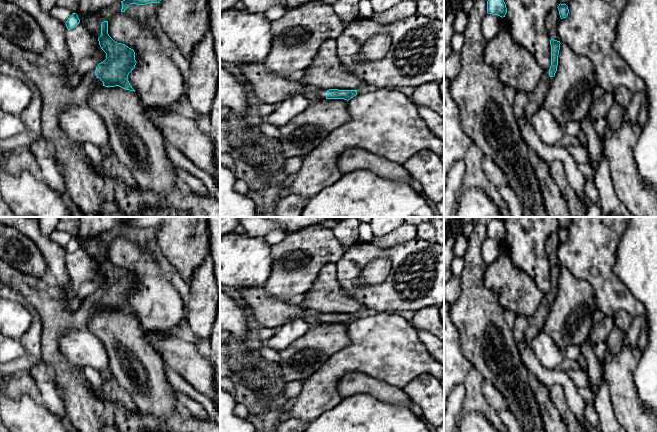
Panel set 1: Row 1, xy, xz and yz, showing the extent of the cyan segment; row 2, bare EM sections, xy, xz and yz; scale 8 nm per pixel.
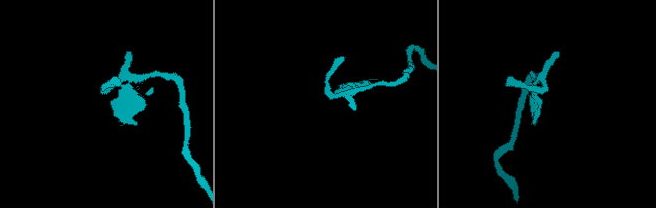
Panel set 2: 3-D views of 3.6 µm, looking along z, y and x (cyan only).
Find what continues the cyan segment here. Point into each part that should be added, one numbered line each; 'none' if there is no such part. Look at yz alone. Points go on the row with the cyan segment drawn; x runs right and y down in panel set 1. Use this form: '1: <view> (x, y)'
1: yz (553, 17)
2: yz (536, 98)

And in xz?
1: xz (269, 88)

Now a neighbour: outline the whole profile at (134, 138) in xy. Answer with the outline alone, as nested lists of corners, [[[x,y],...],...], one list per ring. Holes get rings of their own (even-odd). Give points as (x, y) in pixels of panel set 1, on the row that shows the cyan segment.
[[[102,85],[90,93],[86,105],[105,122],[109,133],[107,149],[128,168],[141,189],[166,194],[178,187],[179,178],[166,154],[166,140],[155,123],[143,112],[142,103],[134,91]]]

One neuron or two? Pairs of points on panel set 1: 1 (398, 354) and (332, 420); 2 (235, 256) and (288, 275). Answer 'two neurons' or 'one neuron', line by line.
1: two neurons
2: two neurons

